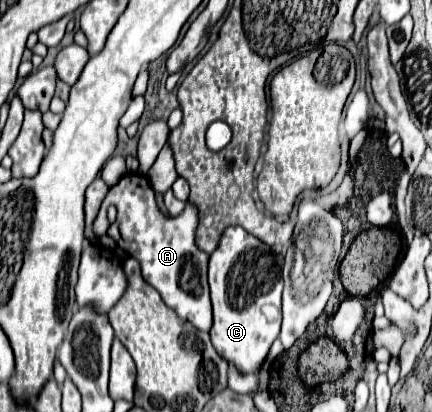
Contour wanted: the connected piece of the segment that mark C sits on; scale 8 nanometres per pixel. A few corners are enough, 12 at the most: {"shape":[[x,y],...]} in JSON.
{"shape":[[241,226],[209,258],[211,342],[257,374],[281,328],[283,258]]}

